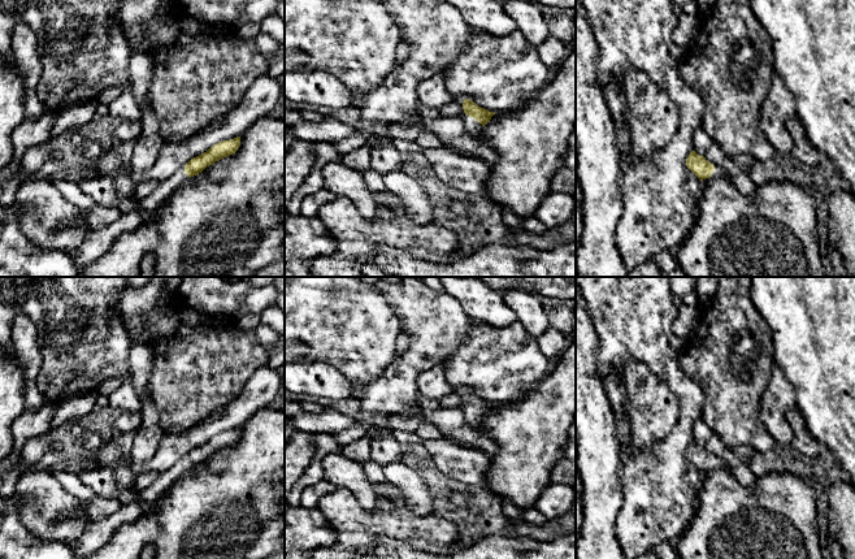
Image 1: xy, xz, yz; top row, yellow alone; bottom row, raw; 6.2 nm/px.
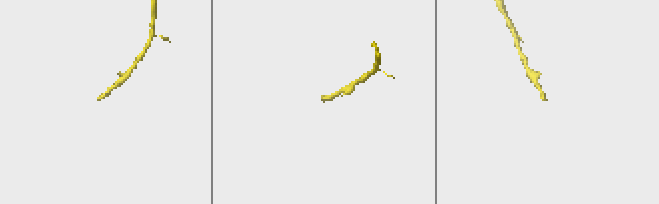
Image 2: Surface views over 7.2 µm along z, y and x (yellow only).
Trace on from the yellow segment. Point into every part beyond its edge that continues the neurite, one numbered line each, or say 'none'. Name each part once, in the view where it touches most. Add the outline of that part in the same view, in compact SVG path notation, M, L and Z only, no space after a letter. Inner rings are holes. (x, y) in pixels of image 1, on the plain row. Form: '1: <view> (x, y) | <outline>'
1: xz (472, 417) | M464 402L459 407L464 413L465 422L470 426L478 428L482 416L478 412L476 412L473 408L466 407Z

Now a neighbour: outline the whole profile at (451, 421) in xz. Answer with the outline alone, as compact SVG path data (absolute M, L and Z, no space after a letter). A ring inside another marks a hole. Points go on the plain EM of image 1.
M460 407L439 408L437 411L421 411L421 422L431 422L440 430L442 438L451 438L459 443L468 445L470 448L481 451L487 456L494 456L499 447L479 428L470 426Z

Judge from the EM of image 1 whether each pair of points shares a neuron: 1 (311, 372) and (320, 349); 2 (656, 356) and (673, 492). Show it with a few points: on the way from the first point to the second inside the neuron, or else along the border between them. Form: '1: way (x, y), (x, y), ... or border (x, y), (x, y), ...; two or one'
1: border (298, 362), (326, 362), (343, 373); two
2: way (684, 388), (686, 420), (673, 458); one

